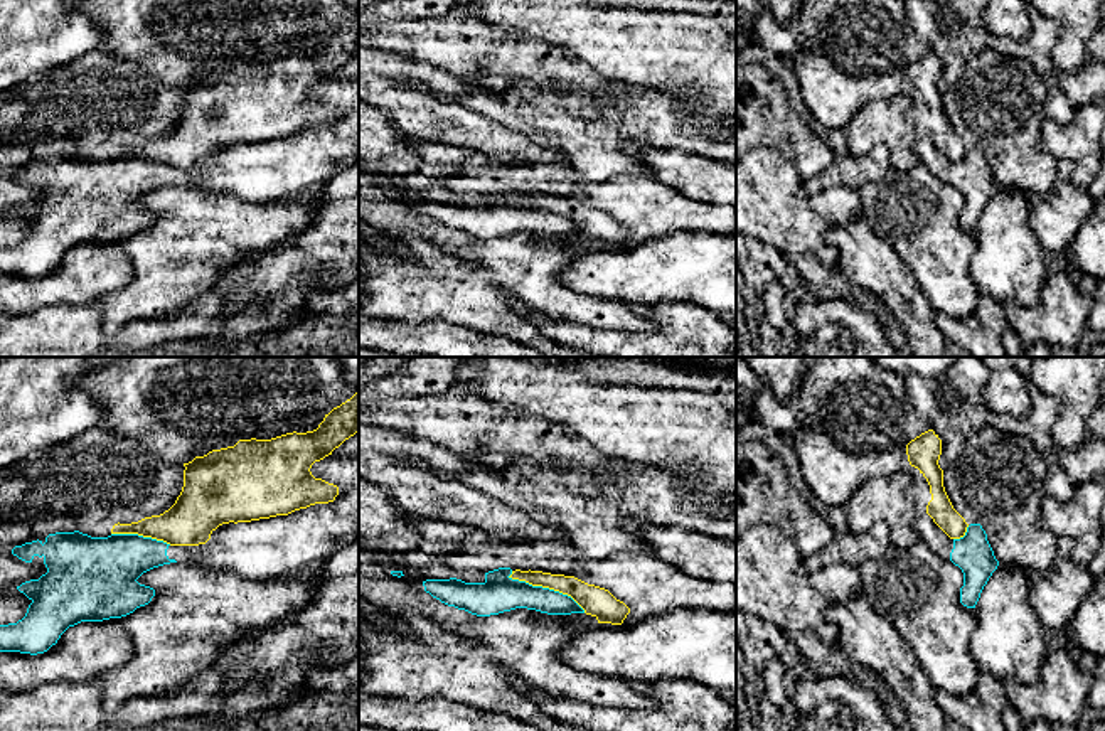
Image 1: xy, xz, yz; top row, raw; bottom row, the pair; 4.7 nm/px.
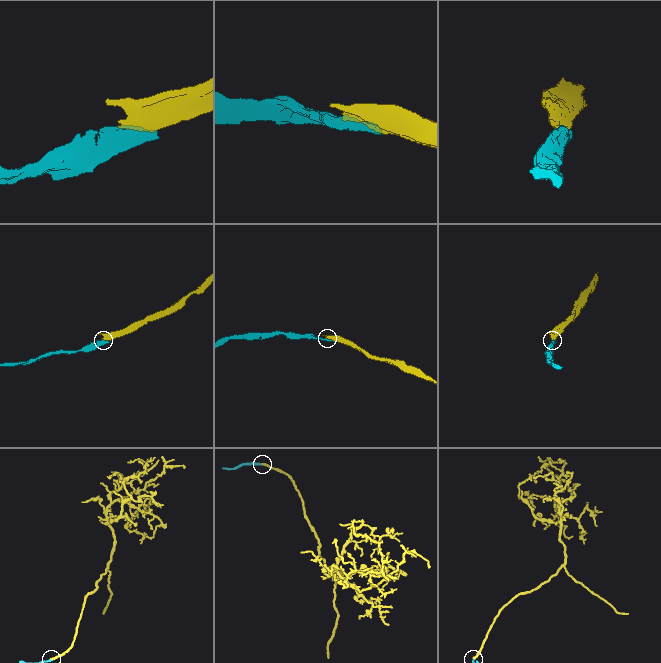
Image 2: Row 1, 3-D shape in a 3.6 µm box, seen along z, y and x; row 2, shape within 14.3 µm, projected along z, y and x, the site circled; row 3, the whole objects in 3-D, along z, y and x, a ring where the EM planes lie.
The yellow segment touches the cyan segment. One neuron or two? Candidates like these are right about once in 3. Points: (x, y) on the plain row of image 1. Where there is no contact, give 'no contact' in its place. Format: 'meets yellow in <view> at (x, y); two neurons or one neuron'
meets yellow in xz at (546, 209); two neurons

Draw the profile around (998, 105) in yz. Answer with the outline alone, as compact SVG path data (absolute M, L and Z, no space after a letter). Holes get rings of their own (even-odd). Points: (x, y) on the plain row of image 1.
M989 47L972 57L953 88L943 91L943 109L953 131L970 147L980 147L996 182L1002 189L1021 189L1028 197L1041 197L1058 177L1058 160L1041 147L1046 88L1034 66Z

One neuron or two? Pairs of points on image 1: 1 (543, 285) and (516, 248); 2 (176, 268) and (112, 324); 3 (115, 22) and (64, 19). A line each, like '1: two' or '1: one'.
1: one
2: one
3: two

